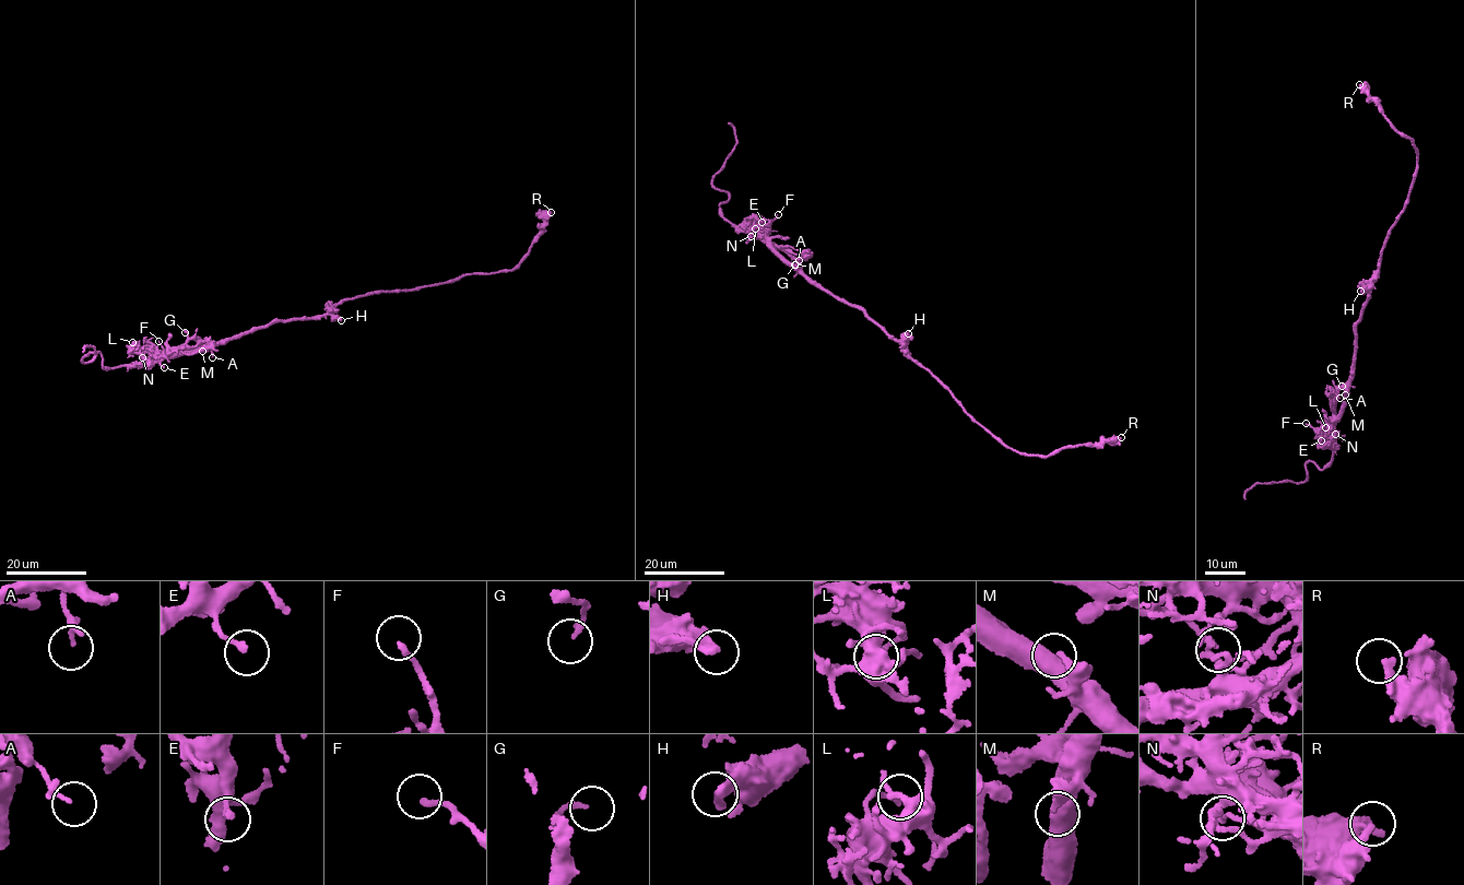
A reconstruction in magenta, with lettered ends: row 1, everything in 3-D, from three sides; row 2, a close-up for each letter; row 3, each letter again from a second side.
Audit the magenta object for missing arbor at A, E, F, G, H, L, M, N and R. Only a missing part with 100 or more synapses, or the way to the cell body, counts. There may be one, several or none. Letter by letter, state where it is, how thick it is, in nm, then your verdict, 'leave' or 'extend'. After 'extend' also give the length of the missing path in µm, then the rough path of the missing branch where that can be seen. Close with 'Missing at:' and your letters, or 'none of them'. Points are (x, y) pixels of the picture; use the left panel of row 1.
A: (212, 357) | 200 nm | leave
E: (164, 367) | 180 nm | leave
F: (158, 341) | 170 nm | leave
G: (185, 332) | 170 nm | leave
H: (341, 320) | 240 nm | leave
L: (132, 342) | 190 nm | leave
M: (202, 351) | 220 nm | leave
N: (142, 357) | 140 nm | leave
R: (551, 212) | 200 nm | leave
Missing at: none of them

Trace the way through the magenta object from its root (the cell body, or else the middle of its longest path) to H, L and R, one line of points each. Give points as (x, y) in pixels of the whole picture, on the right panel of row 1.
H: (1360, 313), (1365, 307), (1368, 286), (1360, 291)
L: (1360, 313), (1343, 403), (1332, 426), (1325, 427)
R: (1360, 313), (1378, 272), (1390, 229), (1407, 202), (1417, 155), (1411, 140), (1393, 128), (1378, 104), (1359, 84)

